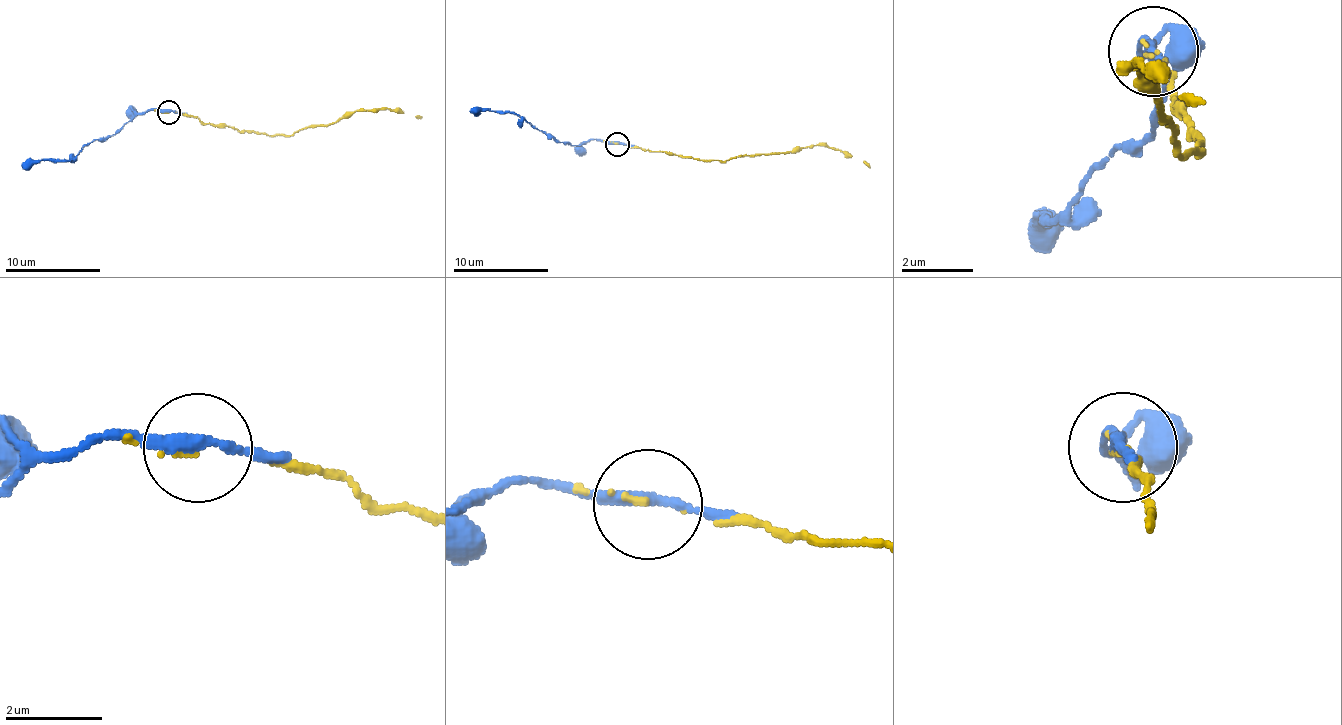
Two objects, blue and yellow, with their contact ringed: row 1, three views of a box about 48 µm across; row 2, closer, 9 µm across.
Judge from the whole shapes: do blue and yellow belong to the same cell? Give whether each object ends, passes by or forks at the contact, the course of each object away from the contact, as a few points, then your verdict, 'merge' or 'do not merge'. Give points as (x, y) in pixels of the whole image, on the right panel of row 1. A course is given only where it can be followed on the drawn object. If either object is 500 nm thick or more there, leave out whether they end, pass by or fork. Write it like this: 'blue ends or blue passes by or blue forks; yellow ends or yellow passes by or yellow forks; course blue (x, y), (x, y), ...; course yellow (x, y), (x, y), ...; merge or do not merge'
blue passes by; yellow ends; course blue (1151, 53), (1137, 50), (1167, 102), (1049, 222), (1047, 217), (1047, 234); course yellow (1151, 53), (1199, 155), (1177, 157), (1150, 83), (1132, 66), (1136, 60), (1177, 99), (1203, 100); merge

